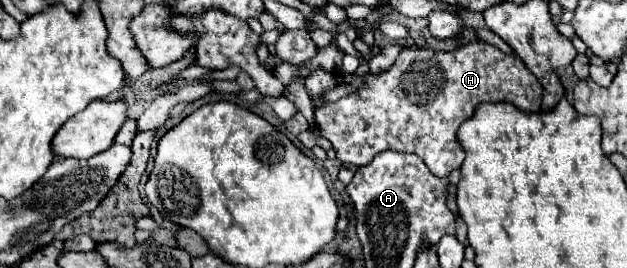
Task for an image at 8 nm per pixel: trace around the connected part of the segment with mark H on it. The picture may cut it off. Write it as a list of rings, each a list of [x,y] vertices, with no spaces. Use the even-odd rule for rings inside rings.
[[[483,40],[471,42],[457,52],[439,52],[437,60],[429,60],[429,50],[417,46],[403,48],[387,72],[379,76],[367,72],[365,78],[367,82],[363,88],[359,88],[357,94],[315,110],[315,120],[321,136],[333,144],[333,150],[343,164],[369,164],[369,160],[383,150],[413,152],[429,166],[435,176],[449,176],[449,172],[459,168],[465,160],[463,146],[457,140],[457,130],[465,120],[473,116],[479,104],[509,102],[525,112],[537,112],[541,108],[541,84],[537,76],[529,72],[517,54],[505,54],[497,46]]]

